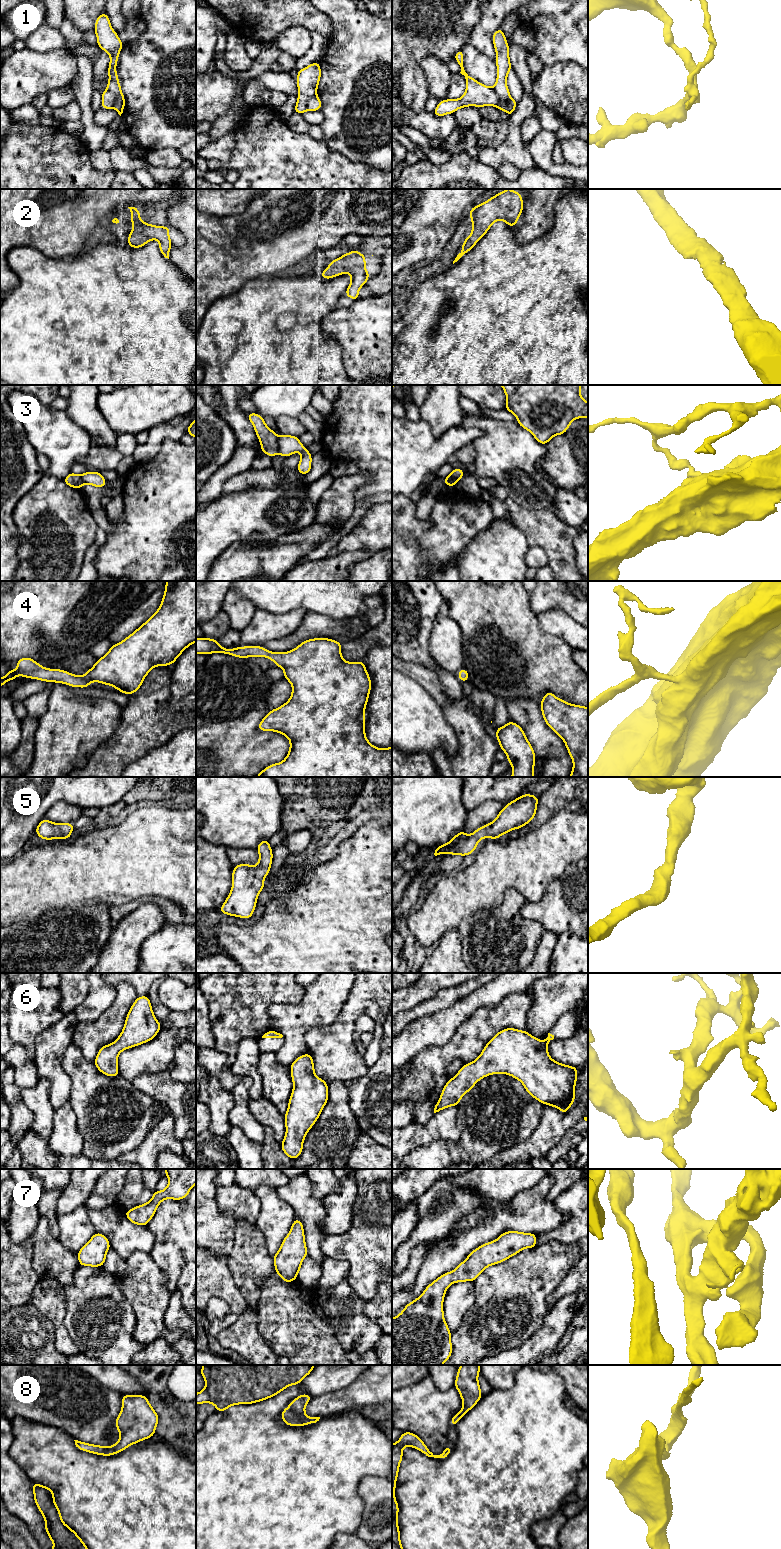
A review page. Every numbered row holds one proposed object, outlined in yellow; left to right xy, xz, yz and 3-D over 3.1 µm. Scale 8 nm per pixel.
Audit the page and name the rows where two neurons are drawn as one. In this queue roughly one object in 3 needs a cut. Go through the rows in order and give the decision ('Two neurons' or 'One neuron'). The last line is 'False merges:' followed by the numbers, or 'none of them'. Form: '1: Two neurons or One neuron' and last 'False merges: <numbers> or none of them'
1: Two neurons
2: One neuron
3: Two neurons
4: One neuron
5: One neuron
6: One neuron
7: One neuron
8: One neuron
False merges: 1, 3

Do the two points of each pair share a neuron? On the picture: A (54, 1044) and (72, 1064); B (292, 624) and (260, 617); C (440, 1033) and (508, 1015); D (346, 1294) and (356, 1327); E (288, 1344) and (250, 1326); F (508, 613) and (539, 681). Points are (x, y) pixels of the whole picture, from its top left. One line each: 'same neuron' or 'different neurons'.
A: different neurons
B: same neuron
C: different neurons
D: same neuron
E: different neurons
F: same neuron

